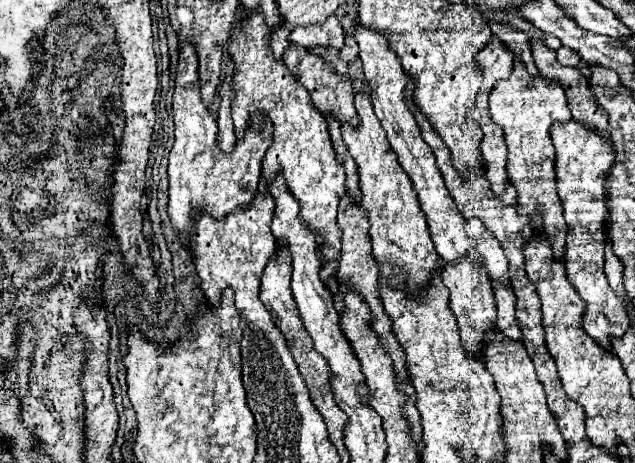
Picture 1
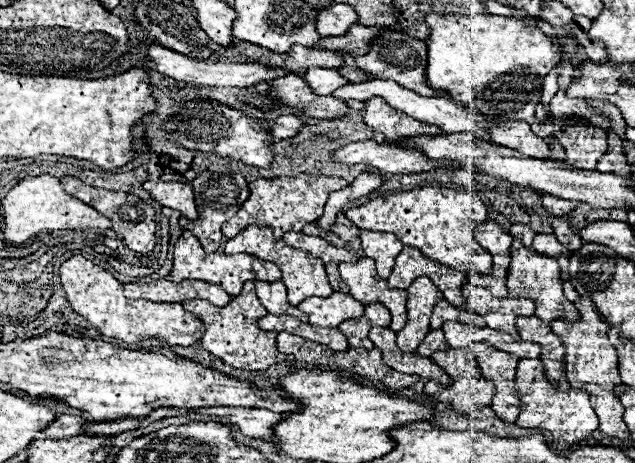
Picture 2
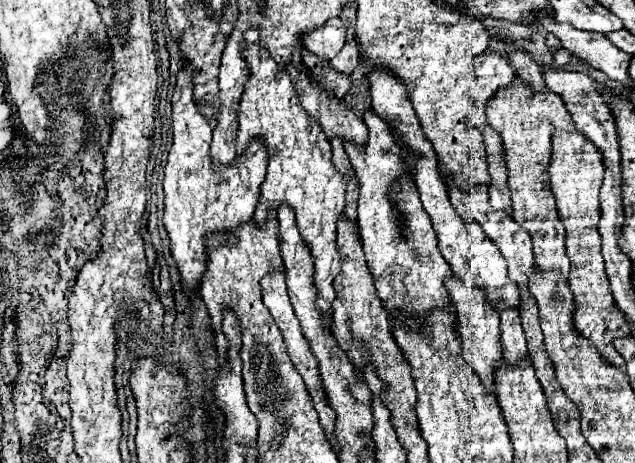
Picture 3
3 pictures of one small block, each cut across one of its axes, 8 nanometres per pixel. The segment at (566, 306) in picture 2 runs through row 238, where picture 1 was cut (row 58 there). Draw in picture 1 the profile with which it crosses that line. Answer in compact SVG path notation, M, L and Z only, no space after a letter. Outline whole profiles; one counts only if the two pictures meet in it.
M514 58L512 76L498 80L496 88L490 92L490 116L504 130L508 146L506 170L518 192L518 214L530 216L534 210L544 210L546 214L562 212L560 196L556 196L556 150L550 140L550 126L554 122L568 122L572 118L564 88L546 76L528 76L524 62Z

